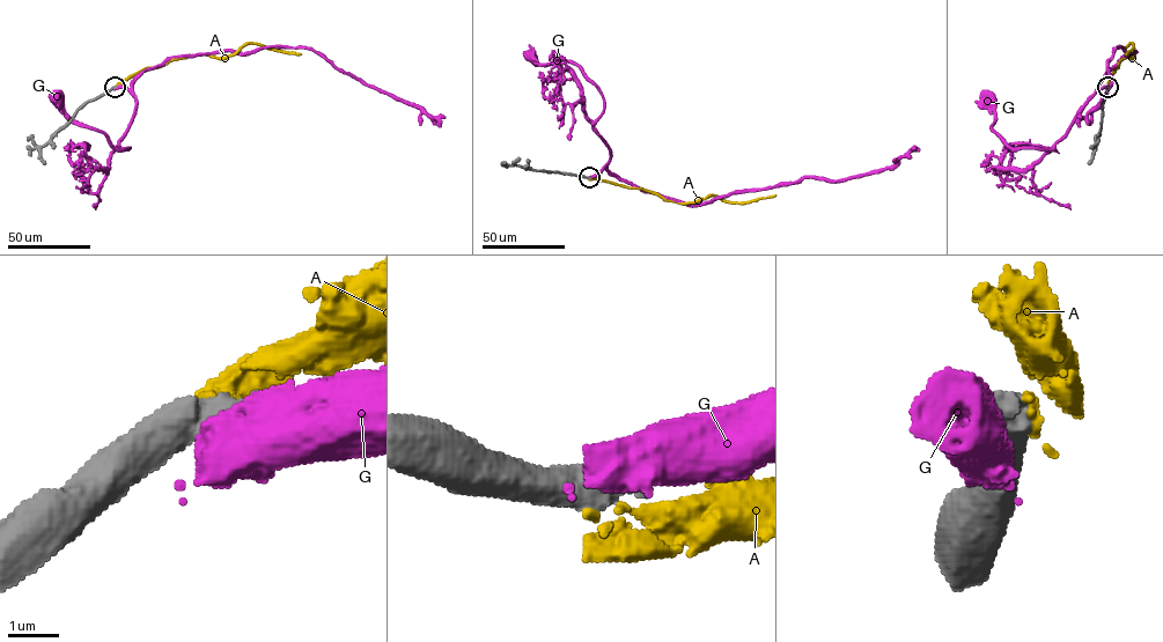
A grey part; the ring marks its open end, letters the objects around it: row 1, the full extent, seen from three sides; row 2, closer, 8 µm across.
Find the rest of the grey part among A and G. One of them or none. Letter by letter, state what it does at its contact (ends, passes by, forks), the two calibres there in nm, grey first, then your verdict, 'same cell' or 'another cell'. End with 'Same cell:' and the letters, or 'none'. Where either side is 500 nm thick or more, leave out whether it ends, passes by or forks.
A: 550 nm thick on the grey side, 180 nm on the other; another cell
G: 650 nm thick on the grey side, 650 nm on the other; another cell
Same cell: none

